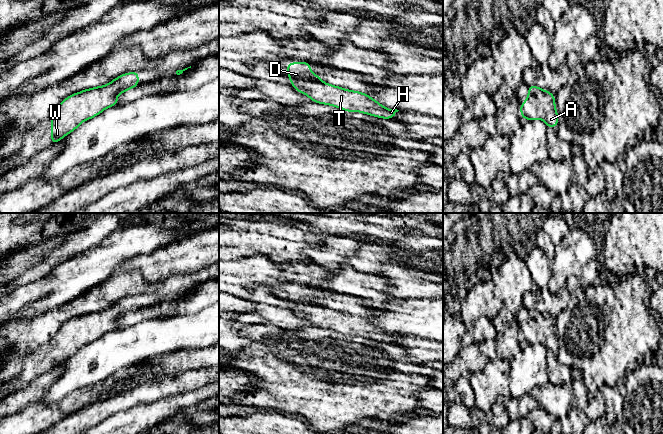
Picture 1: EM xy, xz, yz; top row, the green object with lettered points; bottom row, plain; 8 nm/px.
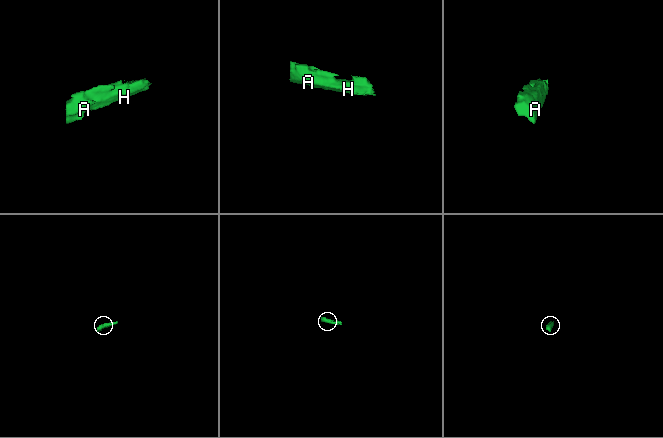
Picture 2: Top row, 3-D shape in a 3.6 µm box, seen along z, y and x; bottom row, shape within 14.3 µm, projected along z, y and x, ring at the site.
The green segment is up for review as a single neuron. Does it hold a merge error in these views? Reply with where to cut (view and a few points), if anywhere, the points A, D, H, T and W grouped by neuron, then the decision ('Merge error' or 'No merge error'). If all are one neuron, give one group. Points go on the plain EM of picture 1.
No split. Groups: A D H T W. No merge error

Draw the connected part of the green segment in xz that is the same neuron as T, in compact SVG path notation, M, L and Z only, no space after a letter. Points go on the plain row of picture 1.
M291 286L286 289L290 308L311 325L340 332L346 336L361 336L383 343L394 343L397 333L387 333L366 317L344 313L322 305L311 297L309 286Z

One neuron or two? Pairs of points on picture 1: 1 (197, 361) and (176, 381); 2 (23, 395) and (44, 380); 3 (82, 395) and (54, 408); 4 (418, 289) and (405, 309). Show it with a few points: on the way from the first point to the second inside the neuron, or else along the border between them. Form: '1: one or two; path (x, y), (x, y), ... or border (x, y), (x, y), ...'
1: two; border (208, 367), (186, 369), (173, 375), (165, 376)
2: one; path (28, 395), (39, 385)
3: one; path (75, 401), (61, 408)
4: two; border (396, 297), (432, 298)

